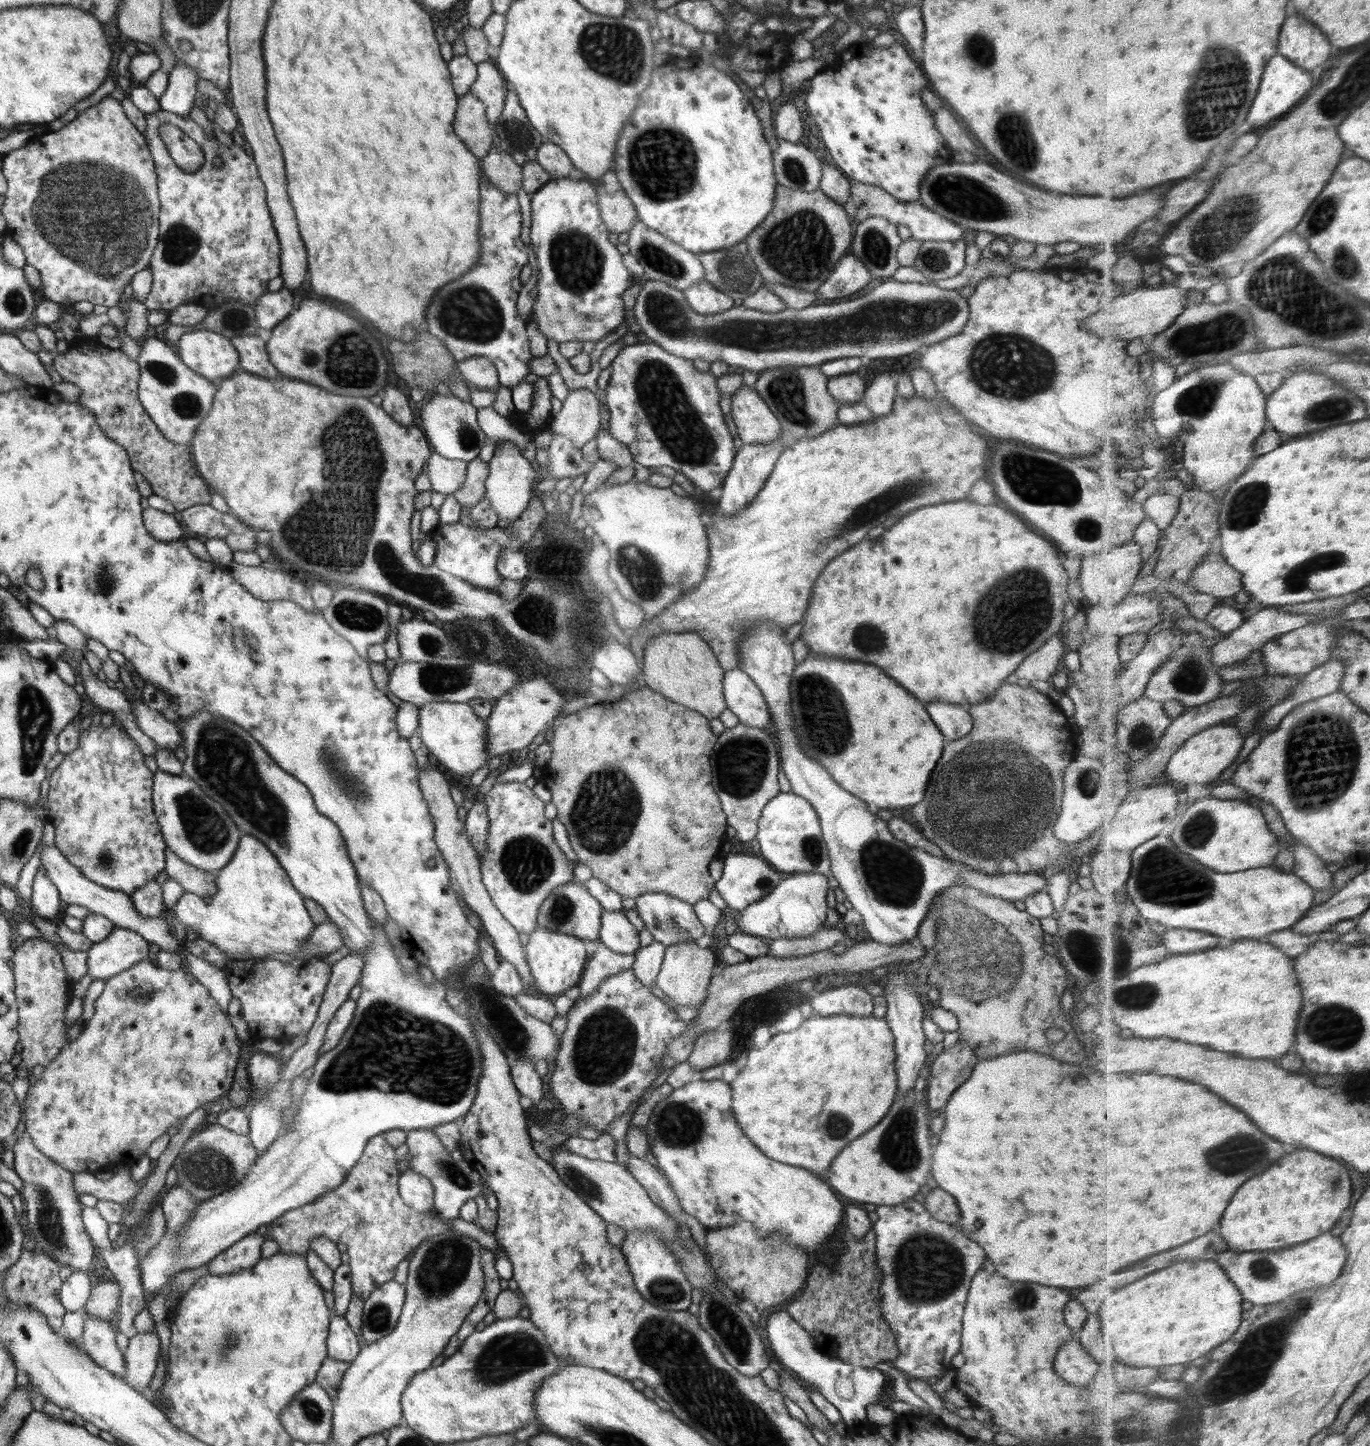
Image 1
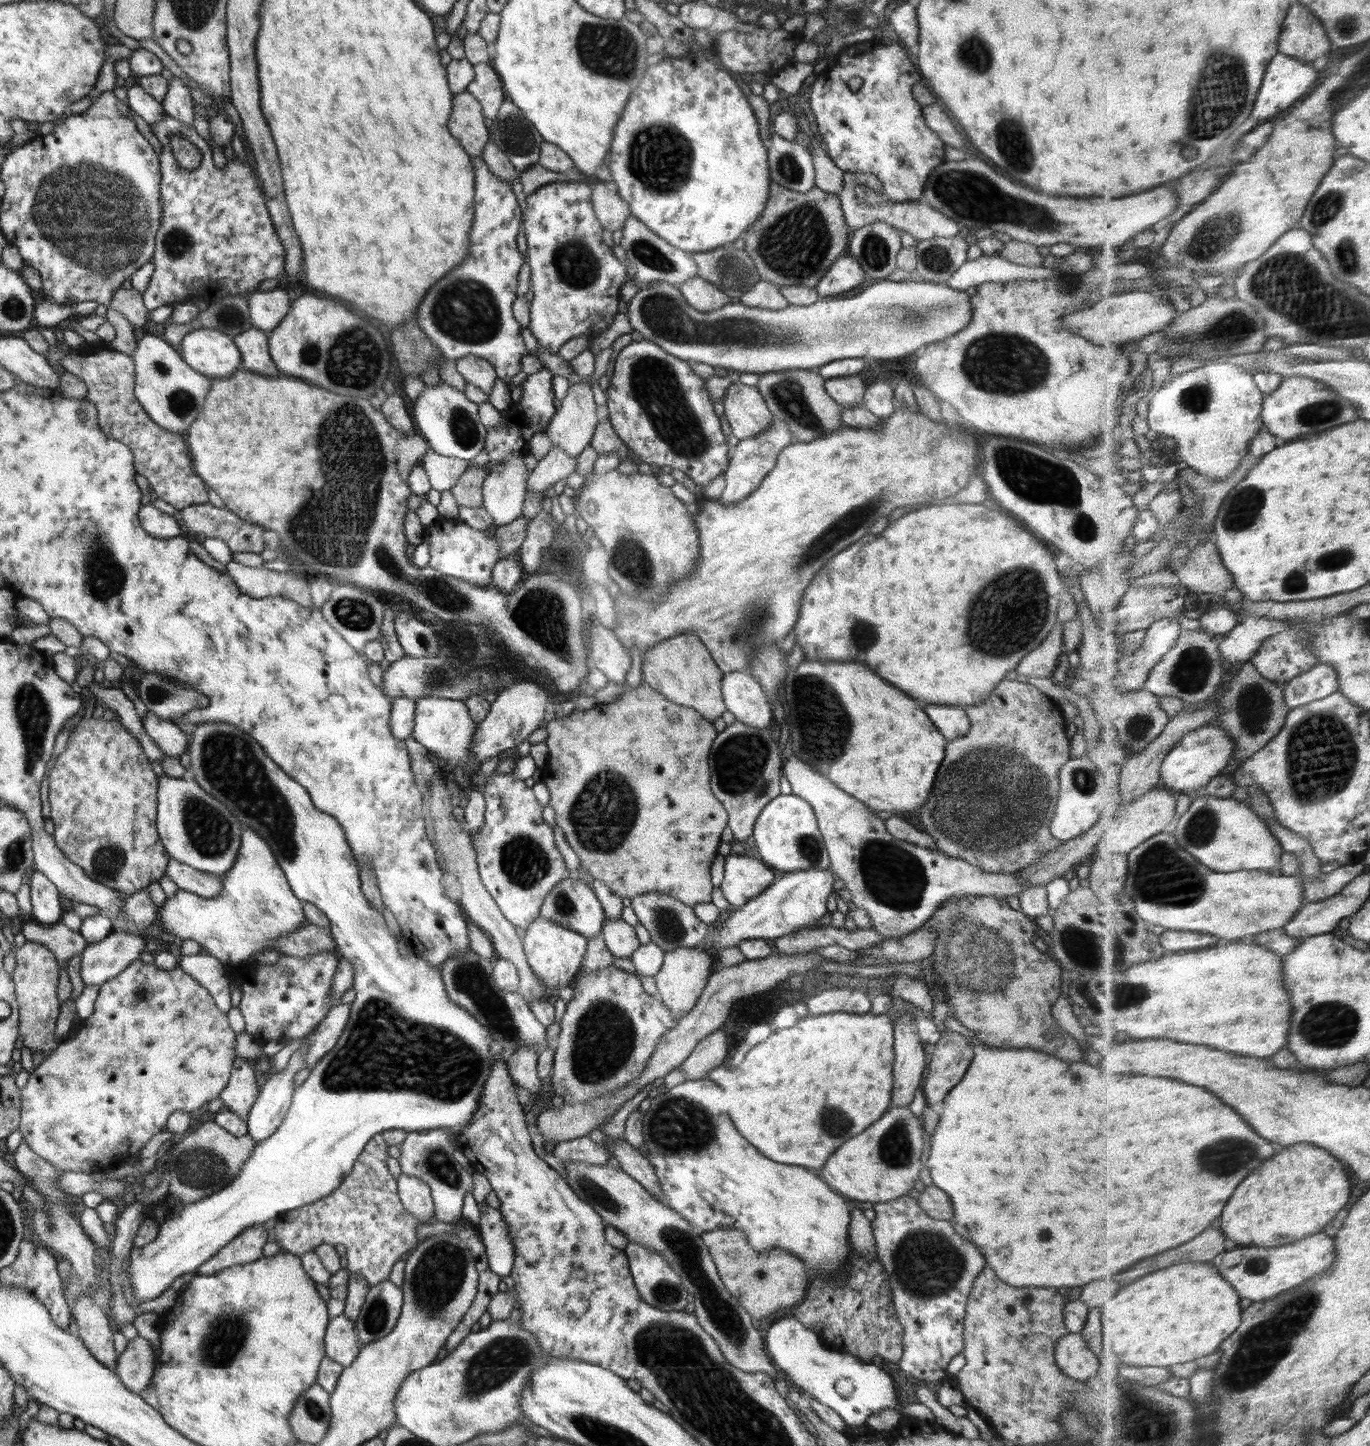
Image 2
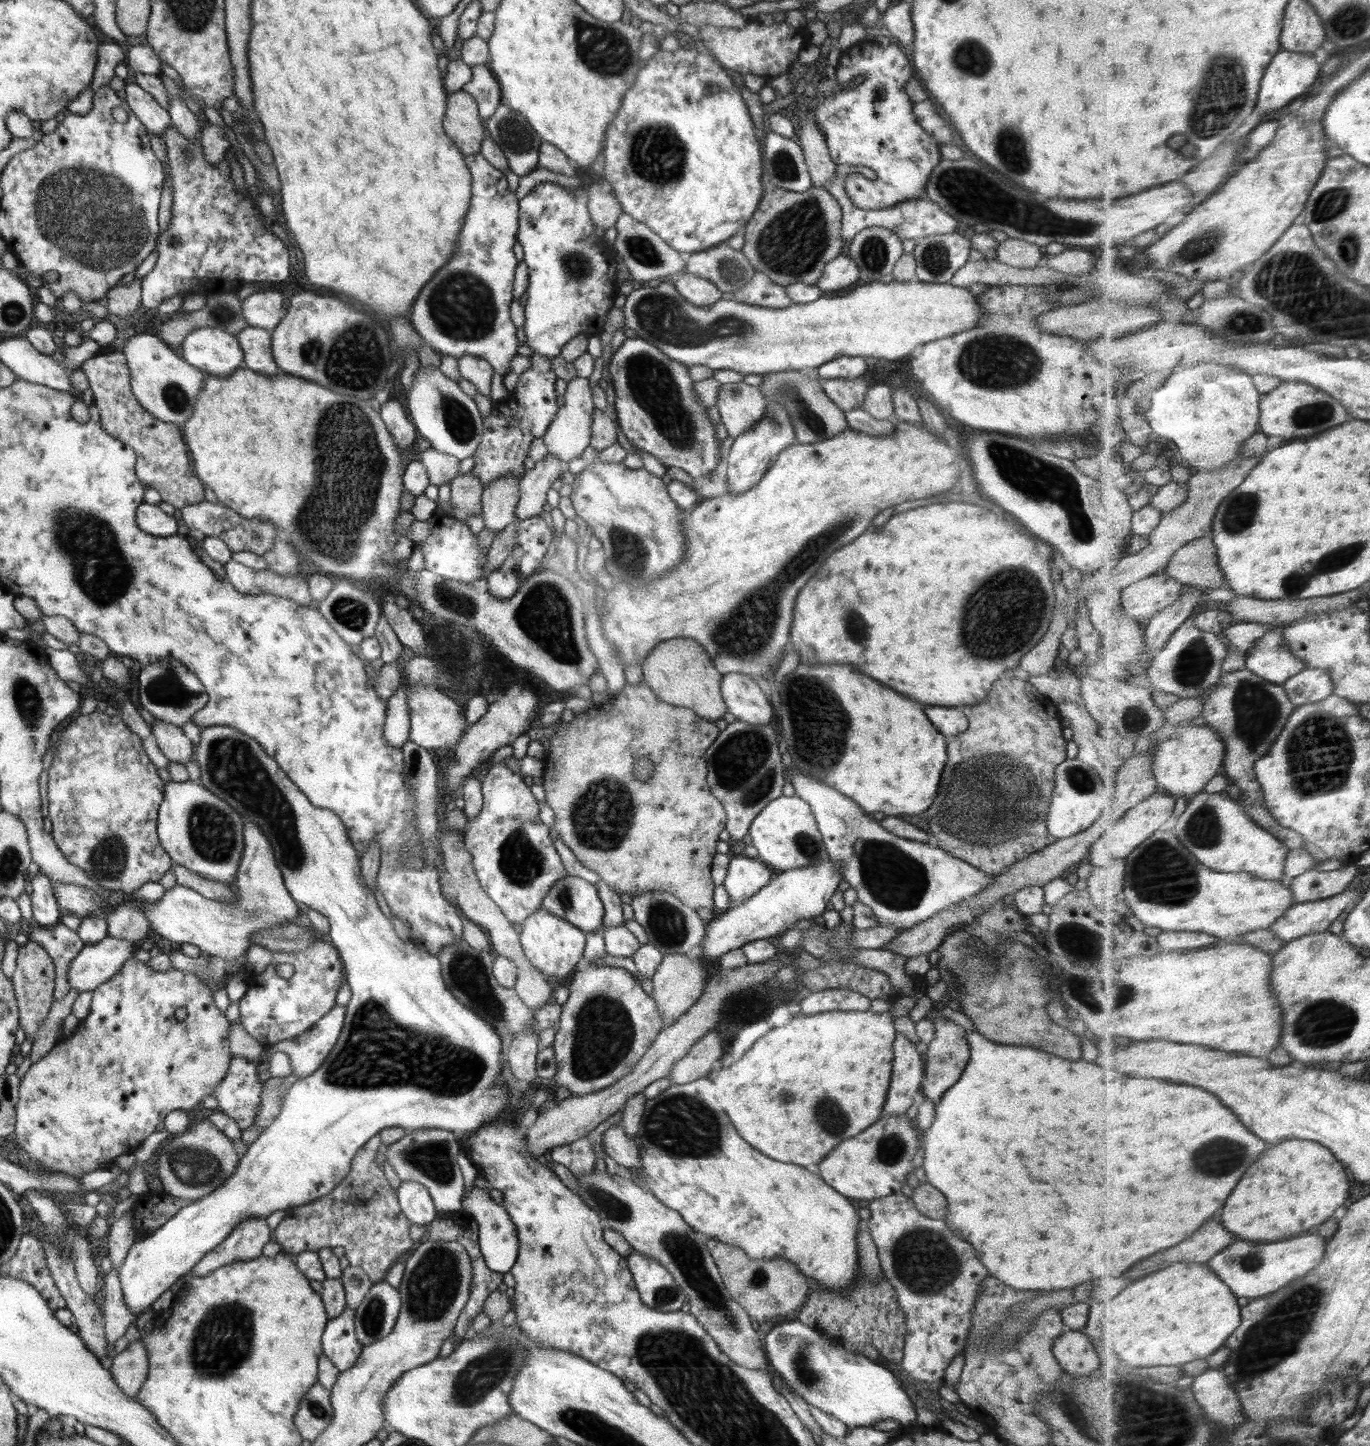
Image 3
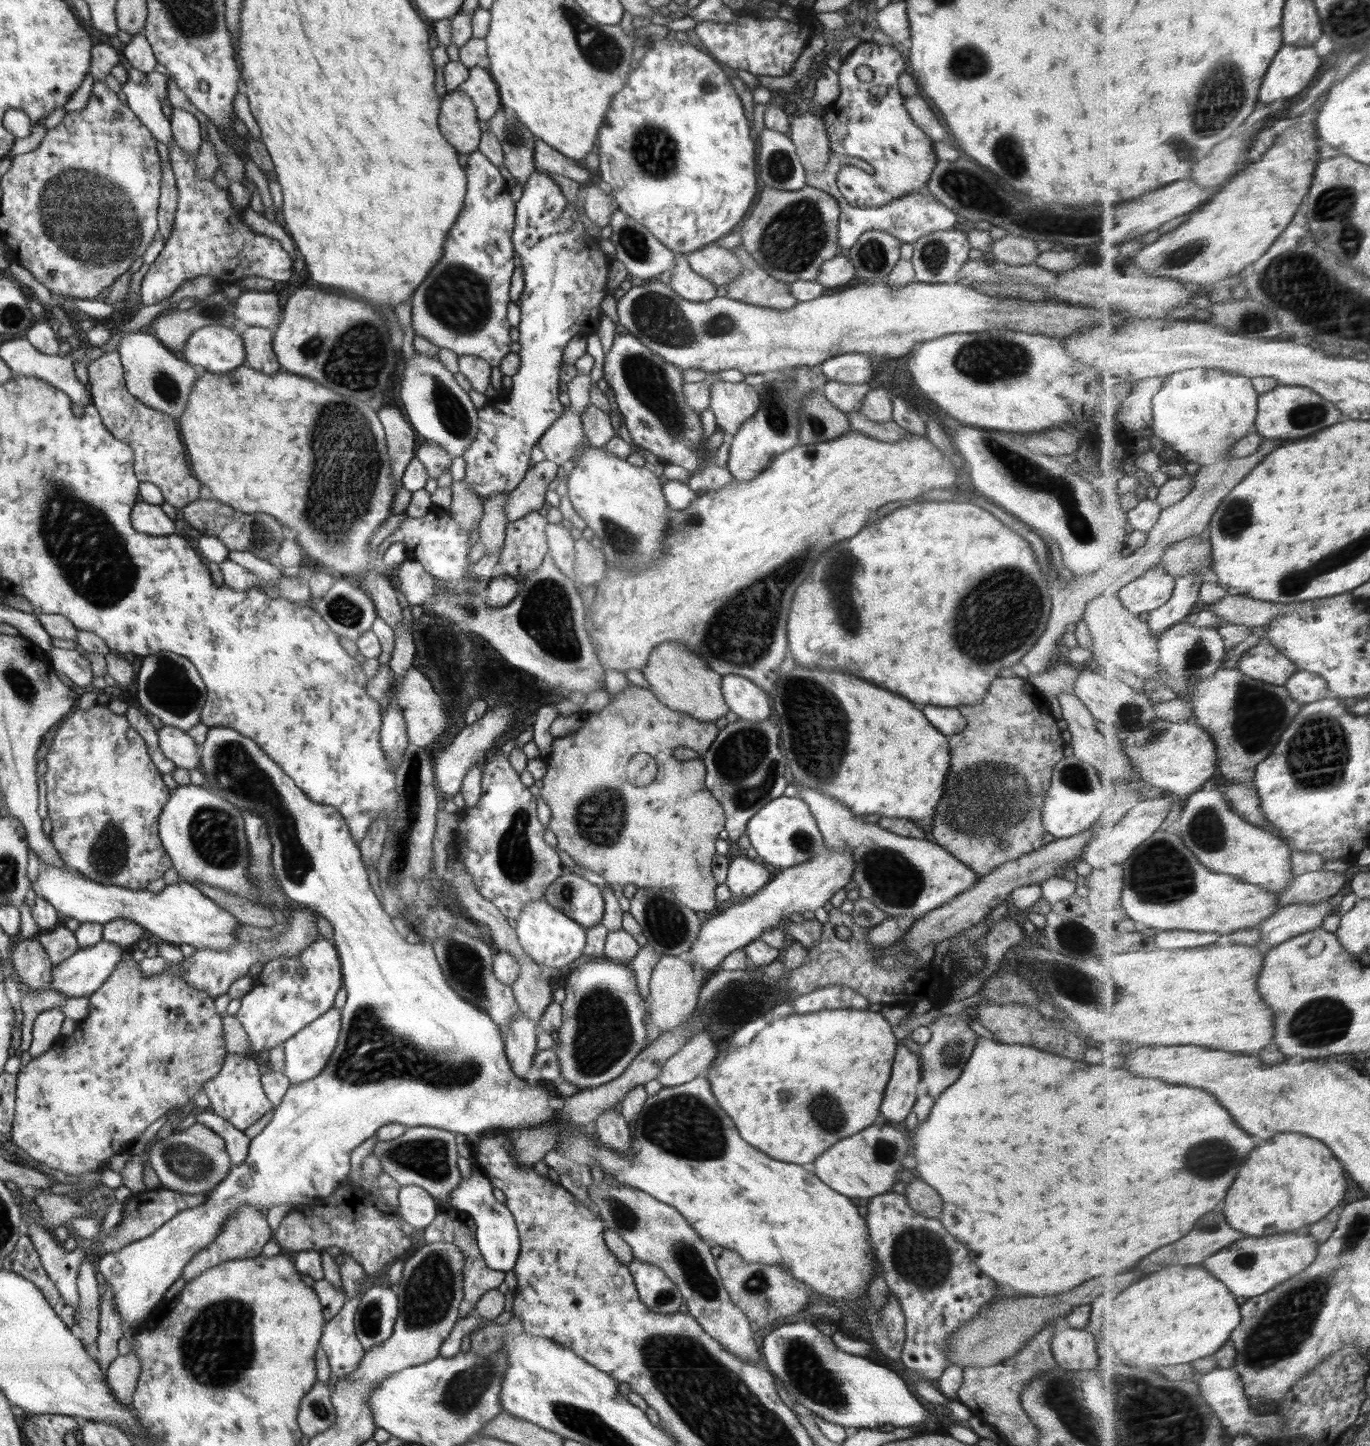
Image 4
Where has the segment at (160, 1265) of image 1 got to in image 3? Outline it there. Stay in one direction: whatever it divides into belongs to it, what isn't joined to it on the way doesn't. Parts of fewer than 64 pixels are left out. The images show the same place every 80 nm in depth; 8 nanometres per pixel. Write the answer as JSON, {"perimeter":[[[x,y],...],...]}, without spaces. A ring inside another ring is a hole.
{"perimeter":[[[207,726],[201,730],[201,740],[195,745],[193,760],[198,762],[200,768],[200,778],[198,783],[206,790],[212,792],[227,802],[234,810],[243,816],[244,820],[255,822],[264,836],[270,841],[272,851],[274,851],[275,859],[278,861],[278,868],[281,870],[284,884],[290,893],[290,896],[298,903],[309,906],[314,910],[323,914],[330,925],[329,934],[326,939],[331,942],[338,951],[342,962],[344,963],[344,978],[349,984],[352,991],[350,1002],[345,1006],[345,1021],[342,1027],[340,1037],[336,1046],[328,1058],[324,1060],[322,1067],[316,1070],[316,1073],[306,1076],[303,1080],[299,1079],[292,1087],[287,1090],[287,1094],[283,1097],[282,1111],[276,1117],[274,1123],[264,1129],[259,1134],[258,1138],[248,1146],[247,1151],[237,1164],[235,1172],[232,1177],[226,1180],[224,1185],[214,1190],[212,1193],[203,1196],[202,1198],[191,1201],[189,1205],[183,1206],[178,1212],[169,1218],[160,1228],[157,1228],[152,1234],[146,1235],[140,1241],[135,1243],[127,1250],[123,1264],[117,1270],[118,1278],[120,1279],[121,1289],[123,1290],[123,1297],[129,1311],[136,1316],[144,1313],[148,1308],[152,1308],[152,1304],[162,1292],[170,1289],[171,1286],[182,1277],[188,1277],[189,1272],[200,1262],[200,1259],[214,1250],[230,1233],[231,1230],[243,1220],[249,1218],[267,1218],[275,1210],[287,1211],[292,1207],[302,1206],[311,1203],[317,1198],[327,1196],[334,1188],[338,1187],[338,1183],[342,1182],[350,1172],[351,1162],[356,1153],[362,1146],[370,1140],[373,1136],[379,1134],[384,1128],[392,1126],[404,1128],[405,1130],[418,1129],[442,1129],[450,1132],[461,1134],[463,1132],[472,1132],[479,1129],[486,1124],[492,1124],[494,1120],[500,1120],[500,1116],[521,1116],[531,1103],[531,1093],[527,1099],[514,1100],[512,1099],[512,1089],[507,1080],[502,1076],[503,1065],[501,1063],[500,1054],[502,1053],[502,1044],[500,1037],[496,1034],[493,1026],[474,1014],[467,1006],[464,1006],[449,990],[441,975],[441,962],[438,955],[430,954],[427,950],[422,950],[414,943],[404,942],[396,931],[393,924],[377,906],[373,891],[367,887],[362,879],[361,874],[361,859],[356,849],[352,846],[346,827],[340,817],[332,812],[332,809],[326,807],[318,807],[313,805],[308,797],[290,780],[290,777],[278,766],[278,763],[266,754],[266,751],[258,744],[257,740],[248,738],[239,730],[234,730],[229,726]]]}

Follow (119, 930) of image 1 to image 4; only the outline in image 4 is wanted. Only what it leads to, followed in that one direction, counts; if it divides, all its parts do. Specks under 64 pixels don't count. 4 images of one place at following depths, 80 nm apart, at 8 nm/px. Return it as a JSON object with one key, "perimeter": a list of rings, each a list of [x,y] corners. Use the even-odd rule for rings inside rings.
{"perimeter":[[[104,940],[89,947],[80,947],[72,956],[53,967],[52,989],[68,997],[90,997],[112,974],[116,965],[129,955],[116,943]]]}

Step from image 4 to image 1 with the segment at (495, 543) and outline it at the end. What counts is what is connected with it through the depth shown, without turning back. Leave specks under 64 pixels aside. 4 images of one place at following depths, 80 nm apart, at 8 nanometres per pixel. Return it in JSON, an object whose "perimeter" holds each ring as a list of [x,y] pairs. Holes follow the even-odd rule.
{"perimeter":[[[506,441],[494,451],[489,461],[489,475],[485,482],[485,494],[490,500],[492,510],[498,513],[499,518],[516,520],[528,506],[534,496],[532,488],[536,484],[537,472],[530,464],[519,447],[513,442]]]}

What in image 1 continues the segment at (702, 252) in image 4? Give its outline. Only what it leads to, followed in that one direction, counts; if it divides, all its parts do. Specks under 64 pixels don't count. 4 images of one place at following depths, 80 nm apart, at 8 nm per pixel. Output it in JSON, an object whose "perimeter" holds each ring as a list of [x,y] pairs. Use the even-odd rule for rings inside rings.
{"perimeter":[[[736,246],[698,256],[704,267],[704,280],[733,300],[754,294],[764,284],[752,257],[740,253]]]}

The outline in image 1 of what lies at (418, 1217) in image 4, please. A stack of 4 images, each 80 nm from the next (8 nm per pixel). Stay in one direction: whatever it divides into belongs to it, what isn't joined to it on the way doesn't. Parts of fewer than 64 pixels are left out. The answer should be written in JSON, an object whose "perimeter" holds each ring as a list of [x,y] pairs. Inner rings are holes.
{"perimeter":[[[408,1169],[399,1174],[398,1188],[402,1200],[416,1212],[423,1213],[433,1208],[434,1188],[428,1178]]]}

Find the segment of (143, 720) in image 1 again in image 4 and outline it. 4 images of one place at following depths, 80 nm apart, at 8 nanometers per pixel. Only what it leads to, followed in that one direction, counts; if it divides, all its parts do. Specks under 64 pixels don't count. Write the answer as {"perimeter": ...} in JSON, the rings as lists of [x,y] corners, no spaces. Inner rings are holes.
{"perimeter":[[[163,725],[157,733],[161,751],[176,767],[189,771],[200,768],[200,748],[186,731]]]}

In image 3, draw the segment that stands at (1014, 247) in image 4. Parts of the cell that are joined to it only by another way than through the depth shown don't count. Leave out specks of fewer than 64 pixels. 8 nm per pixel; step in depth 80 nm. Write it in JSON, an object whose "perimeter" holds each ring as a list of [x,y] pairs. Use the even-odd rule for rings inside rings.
{"perimeter":[[[1010,237],[999,243],[996,252],[1000,262],[1018,268],[1036,268],[1044,255],[1038,245]]]}

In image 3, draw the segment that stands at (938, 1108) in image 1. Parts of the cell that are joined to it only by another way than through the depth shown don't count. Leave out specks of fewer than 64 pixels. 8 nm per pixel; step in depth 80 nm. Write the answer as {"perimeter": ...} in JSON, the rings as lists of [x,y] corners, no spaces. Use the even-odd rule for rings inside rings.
{"perimeter":[[[945,1017],[934,1018],[934,1026],[934,1039],[928,1044],[926,1054],[922,1056],[924,1058],[924,1075],[920,1093],[928,1097],[936,1106],[940,1103],[944,1092],[962,1076],[962,1072],[971,1058],[971,1047],[968,1043],[967,1031],[962,1026],[948,1021]]]}

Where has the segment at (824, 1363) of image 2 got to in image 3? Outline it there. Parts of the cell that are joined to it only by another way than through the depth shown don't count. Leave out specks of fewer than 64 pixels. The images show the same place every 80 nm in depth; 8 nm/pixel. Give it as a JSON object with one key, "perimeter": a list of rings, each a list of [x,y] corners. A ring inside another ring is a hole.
{"perimeter":[[[796,1319],[784,1322],[767,1334],[764,1350],[770,1368],[803,1404],[823,1410],[847,1427],[872,1427],[886,1418],[899,1424],[916,1422],[916,1406],[889,1369],[858,1352],[847,1351],[816,1328]]]}

